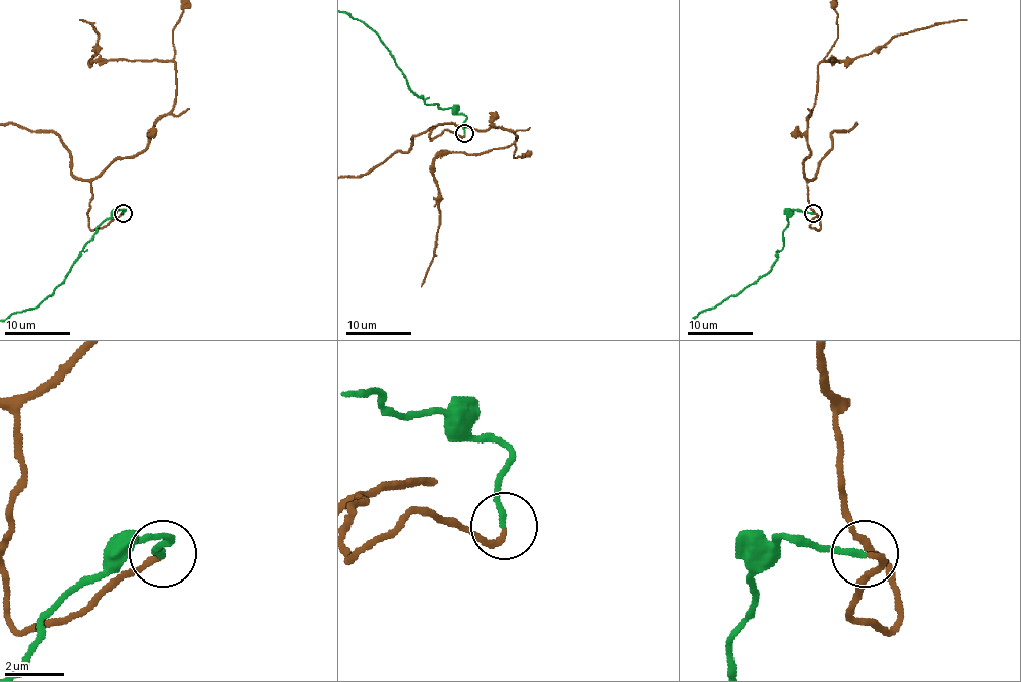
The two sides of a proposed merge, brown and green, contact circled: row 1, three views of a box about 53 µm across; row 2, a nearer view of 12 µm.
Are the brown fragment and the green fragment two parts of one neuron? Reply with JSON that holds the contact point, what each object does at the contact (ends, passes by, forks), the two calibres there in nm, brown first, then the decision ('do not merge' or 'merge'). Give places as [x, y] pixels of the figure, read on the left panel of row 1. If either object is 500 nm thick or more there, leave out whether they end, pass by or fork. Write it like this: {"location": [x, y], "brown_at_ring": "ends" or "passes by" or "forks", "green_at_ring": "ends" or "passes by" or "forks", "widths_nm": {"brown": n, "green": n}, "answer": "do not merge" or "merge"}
{"location": [123, 213], "brown_at_ring": "ends", "green_at_ring": "ends", "widths_nm": {"brown": 200, "green": 180}, "answer": "merge"}

